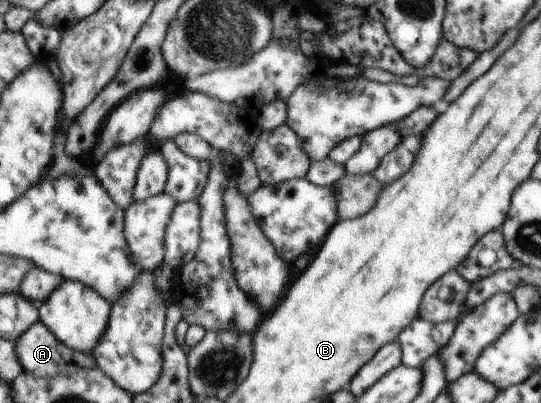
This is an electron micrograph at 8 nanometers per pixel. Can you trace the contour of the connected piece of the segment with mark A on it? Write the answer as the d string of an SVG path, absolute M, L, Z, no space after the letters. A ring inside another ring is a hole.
M41 320L35 326L32 326L31 330L24 333L21 338L18 338L17 341L16 353L18 353L18 359L21 359L24 372L29 375L57 377L58 375L74 374L80 368L97 367L96 359L92 353L80 352L67 347L62 341L58 340L58 337Z

